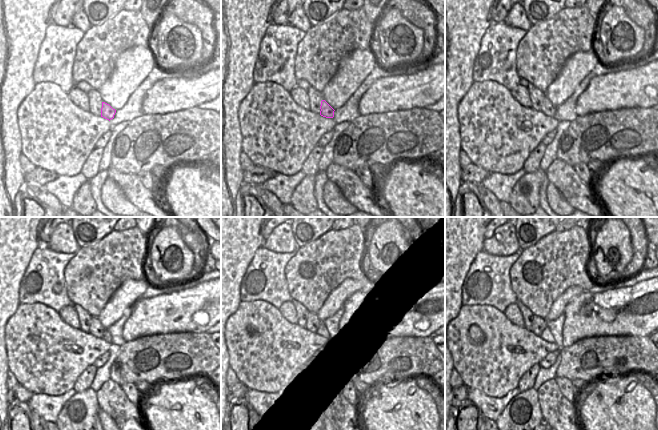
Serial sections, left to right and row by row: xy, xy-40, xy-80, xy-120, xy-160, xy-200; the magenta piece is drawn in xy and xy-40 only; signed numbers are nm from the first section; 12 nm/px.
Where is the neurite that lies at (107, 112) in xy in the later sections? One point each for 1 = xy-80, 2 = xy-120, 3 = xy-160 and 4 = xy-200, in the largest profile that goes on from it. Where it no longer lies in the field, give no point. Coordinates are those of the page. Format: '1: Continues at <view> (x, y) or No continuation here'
1: Continues at xy-80 (548, 109)
2: Continues at xy-120 (95, 328)
3: Continues at xy-160 (313, 323)
4: Continues at xy-200 (538, 325)

